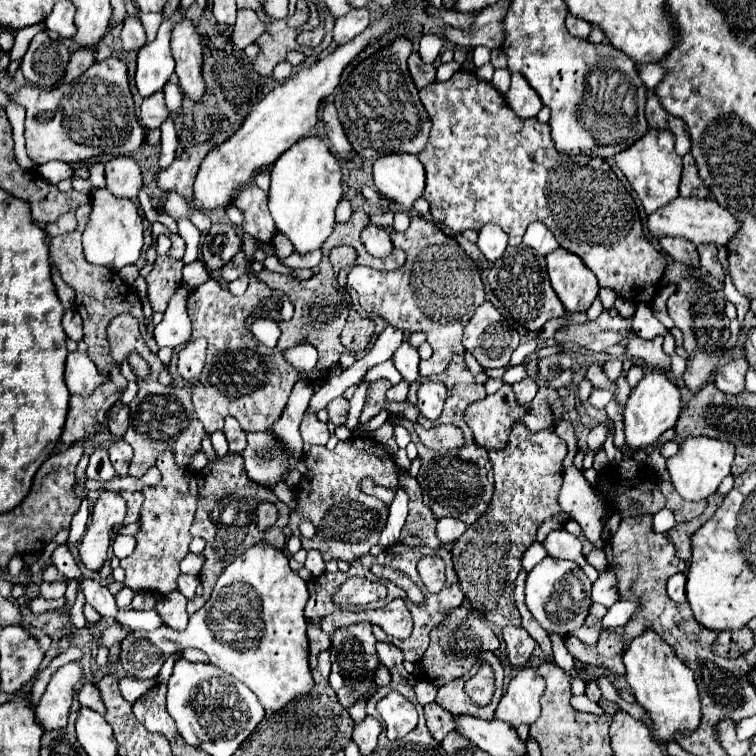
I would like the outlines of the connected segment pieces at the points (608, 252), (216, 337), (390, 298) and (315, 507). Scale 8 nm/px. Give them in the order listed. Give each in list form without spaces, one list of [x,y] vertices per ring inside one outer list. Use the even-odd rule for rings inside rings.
[[[460,70],[446,82],[436,80],[428,84],[420,90],[420,100],[434,122],[428,144],[418,154],[426,168],[424,198],[430,202],[434,222],[448,226],[454,234],[468,228],[480,230],[484,224],[494,222],[508,236],[524,236],[528,224],[540,220],[556,236],[562,248],[582,258],[596,274],[600,286],[614,288],[634,304],[652,304],[666,268],[666,258],[646,240],[634,198],[606,160],[592,156],[574,160],[560,154],[554,148],[550,124],[542,124],[538,118],[518,118],[496,88],[472,72]]]
[[[250,272],[248,290],[242,296],[230,294],[226,286],[210,278],[188,294],[188,316],[192,320],[192,340],[206,338],[206,366],[202,384],[194,388],[192,402],[198,420],[206,432],[222,430],[226,416],[234,416],[244,432],[264,432],[282,414],[290,390],[296,382],[296,370],[276,352],[256,352],[254,336],[244,328],[244,320],[258,306],[260,300],[272,296],[272,290]]]
[[[412,216],[410,228],[404,234],[392,232],[392,242],[396,248],[402,248],[406,252],[406,264],[400,266],[398,270],[392,271],[379,271],[360,265],[354,266],[346,278],[346,288],[356,294],[362,310],[378,314],[390,326],[400,328],[404,332],[424,332],[426,342],[432,346],[434,354],[429,360],[420,362],[419,374],[423,377],[440,374],[448,366],[452,356],[464,354],[464,350],[466,350],[466,348],[462,348],[464,326],[472,318],[474,310],[484,302],[484,284],[482,284],[480,272],[478,272],[474,260],[458,246],[458,242],[452,236],[446,236],[434,222],[424,220],[420,216]]]
[[[372,438],[360,440],[340,440],[334,450],[326,446],[312,446],[308,454],[304,454],[302,462],[306,466],[306,474],[302,474],[300,484],[296,486],[298,506],[290,512],[290,528],[302,540],[304,550],[320,550],[324,562],[344,560],[348,564],[358,562],[362,556],[370,554],[370,546],[378,542],[380,532],[388,520],[388,506],[374,496],[360,492],[358,482],[364,476],[372,476],[376,484],[388,488],[398,486],[398,466],[392,454]],[[310,518],[316,526],[314,538],[304,538],[298,530],[300,520]]]

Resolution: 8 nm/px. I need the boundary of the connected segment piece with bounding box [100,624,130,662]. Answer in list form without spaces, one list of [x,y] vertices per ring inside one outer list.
[[[112,624],[104,630],[104,634],[100,636],[100,644],[108,646],[110,648],[110,662],[116,662],[118,660],[118,650],[120,650],[120,642],[122,638],[130,632],[128,626],[120,626],[120,624]]]

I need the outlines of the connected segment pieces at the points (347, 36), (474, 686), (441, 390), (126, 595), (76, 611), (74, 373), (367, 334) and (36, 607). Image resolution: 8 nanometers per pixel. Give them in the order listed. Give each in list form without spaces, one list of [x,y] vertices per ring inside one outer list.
[[[354,8],[346,16],[338,18],[334,24],[334,44],[342,46],[350,42],[354,36],[358,36],[366,26],[370,24],[368,8]]]
[[[482,662],[480,670],[476,672],[476,676],[472,676],[464,690],[468,692],[468,696],[476,702],[476,704],[488,704],[492,700],[494,694],[494,670],[488,662]]]
[[[424,382],[418,390],[418,410],[428,420],[436,422],[442,414],[442,406],[446,400],[446,388],[440,382]]]
[[[124,588],[122,589],[116,596],[116,604],[118,606],[118,608],[120,609],[125,609],[127,608],[130,604],[132,599],[134,598],[134,596],[139,593],[139,592],[134,592],[132,589],[130,588]]]
[[[81,588],[78,589],[75,603],[76,604],[73,605],[70,611],[70,621],[75,627],[77,627],[78,629],[82,629],[86,626],[87,621],[83,614],[83,606],[85,603],[85,597]]]
[[[70,352],[66,358],[66,370],[64,370],[64,380],[70,390],[70,394],[80,394],[88,396],[92,390],[97,388],[102,382],[107,380],[106,375],[102,375],[84,352]]]
[[[349,309],[348,320],[340,334],[340,342],[346,346],[346,350],[360,354],[368,348],[375,331],[374,322],[360,316],[356,311]]]
[[[37,597],[29,602],[29,609],[32,613],[42,613],[48,610],[55,610],[64,607],[66,604],[66,597],[59,599],[48,600],[44,597]]]

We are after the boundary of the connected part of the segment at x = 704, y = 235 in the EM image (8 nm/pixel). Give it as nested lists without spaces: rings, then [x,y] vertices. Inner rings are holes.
[[[678,196],[676,200],[672,200],[670,204],[658,208],[656,212],[652,212],[648,216],[648,230],[654,238],[662,238],[662,236],[680,236],[686,238],[690,242],[698,244],[720,244],[726,246],[726,242],[730,240],[730,236],[736,234],[738,230],[738,220],[724,210],[716,200],[702,200],[702,198],[682,198]]]

